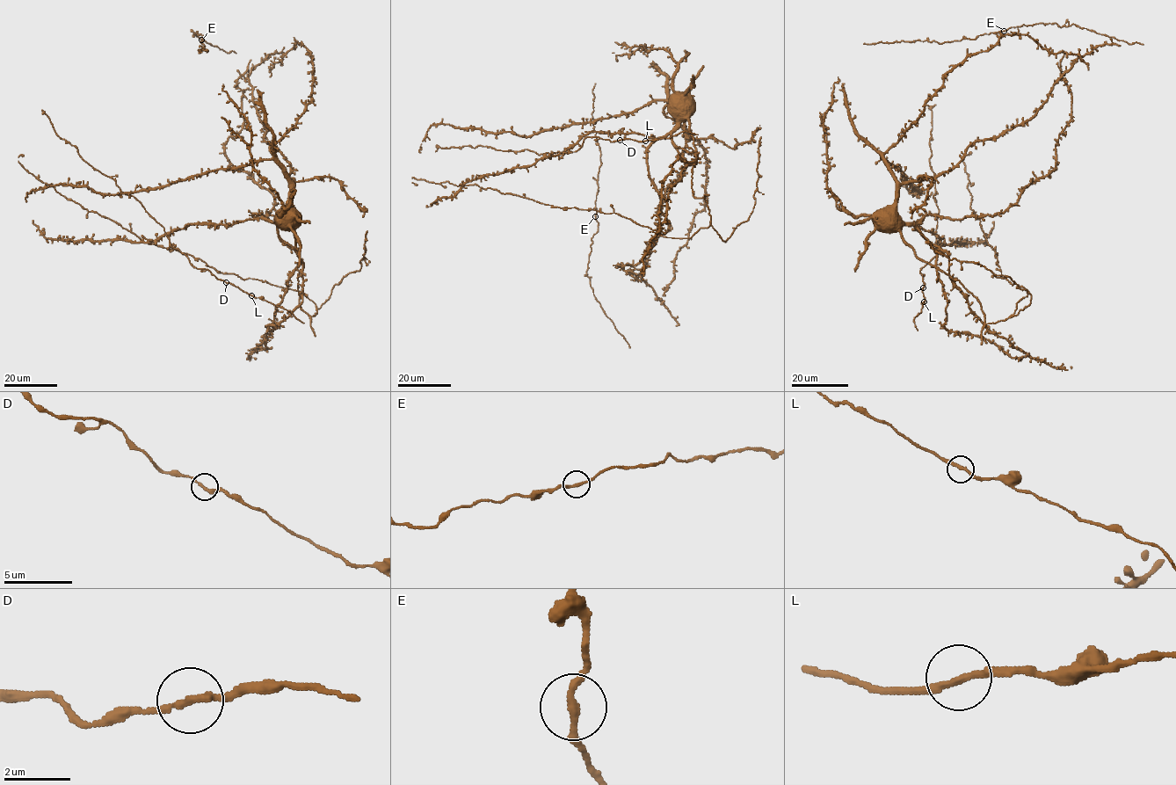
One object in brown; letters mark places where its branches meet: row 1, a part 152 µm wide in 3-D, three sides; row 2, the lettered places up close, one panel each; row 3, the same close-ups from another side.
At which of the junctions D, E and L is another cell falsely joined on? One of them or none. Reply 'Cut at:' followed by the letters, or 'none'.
Cut at: none

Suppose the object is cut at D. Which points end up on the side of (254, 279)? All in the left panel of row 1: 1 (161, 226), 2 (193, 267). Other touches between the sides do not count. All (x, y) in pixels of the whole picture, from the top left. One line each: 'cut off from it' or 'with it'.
1: cut off from it
2: cut off from it

